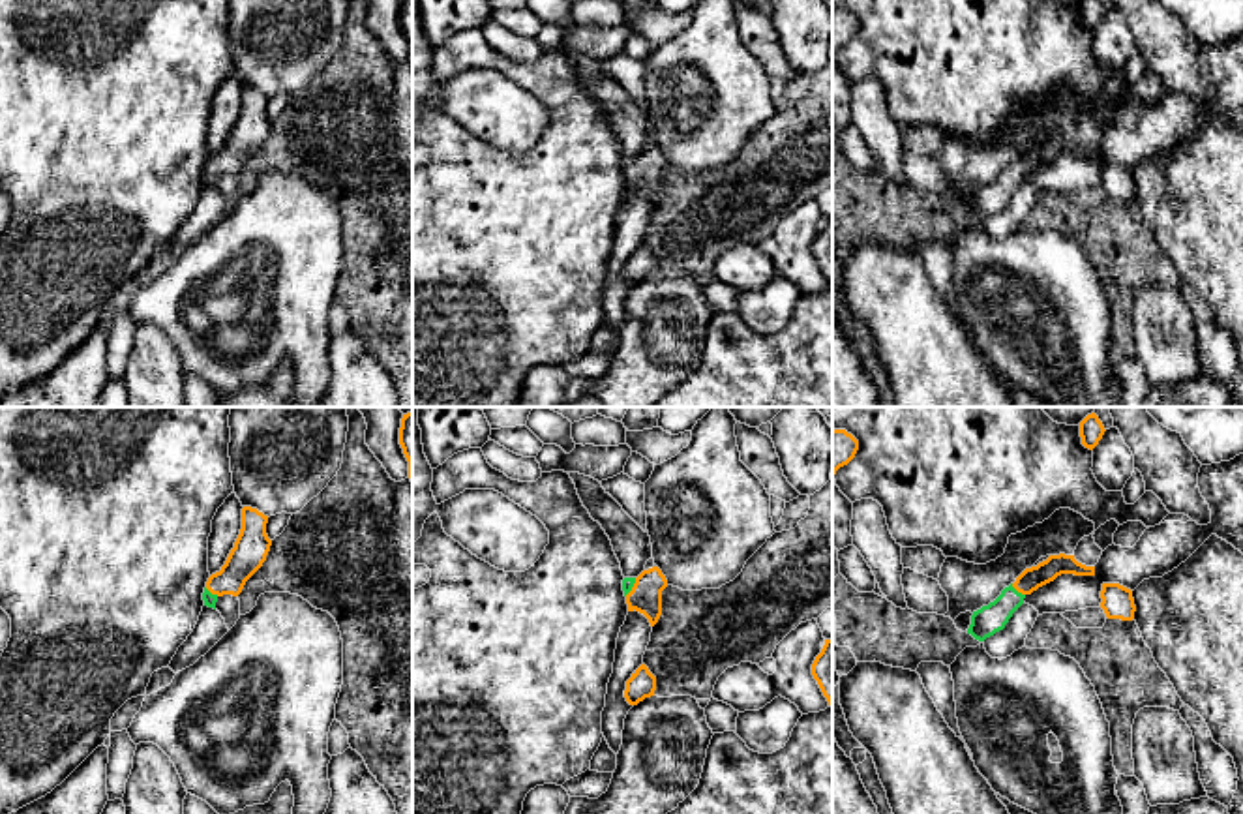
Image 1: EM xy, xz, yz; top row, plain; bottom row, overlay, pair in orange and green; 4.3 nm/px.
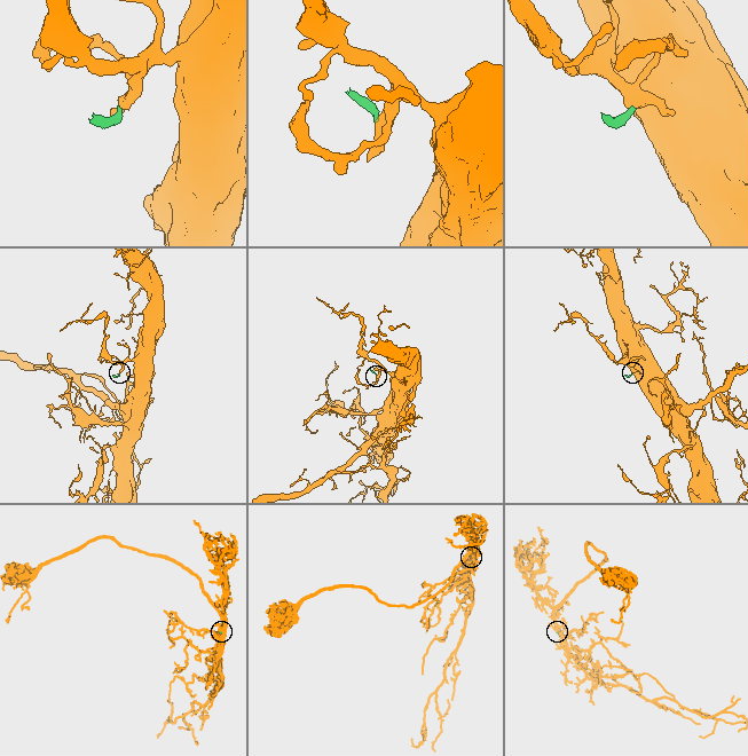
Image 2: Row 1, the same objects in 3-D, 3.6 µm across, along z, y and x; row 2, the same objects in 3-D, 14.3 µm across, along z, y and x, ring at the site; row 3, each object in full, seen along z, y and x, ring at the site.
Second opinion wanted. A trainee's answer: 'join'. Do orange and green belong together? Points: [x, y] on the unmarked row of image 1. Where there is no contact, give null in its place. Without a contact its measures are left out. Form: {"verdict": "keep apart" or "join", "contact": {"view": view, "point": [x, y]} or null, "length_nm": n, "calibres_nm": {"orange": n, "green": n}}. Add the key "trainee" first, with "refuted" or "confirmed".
{"trainee": "confirmed", "verdict": "join", "contact": {"view": "yz", "point": [1018, 171]}, "length_nm": 80, "calibres_nm": {"orange": 100, "green": 120}}

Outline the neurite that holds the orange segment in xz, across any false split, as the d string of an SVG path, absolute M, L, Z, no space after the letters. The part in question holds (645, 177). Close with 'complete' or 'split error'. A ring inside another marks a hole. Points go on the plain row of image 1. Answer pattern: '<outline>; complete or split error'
M658 146L643 150L637 158L624 158L622 171L628 191L643 193L654 206L662 195L662 171L666 167L667 159Z; split error

